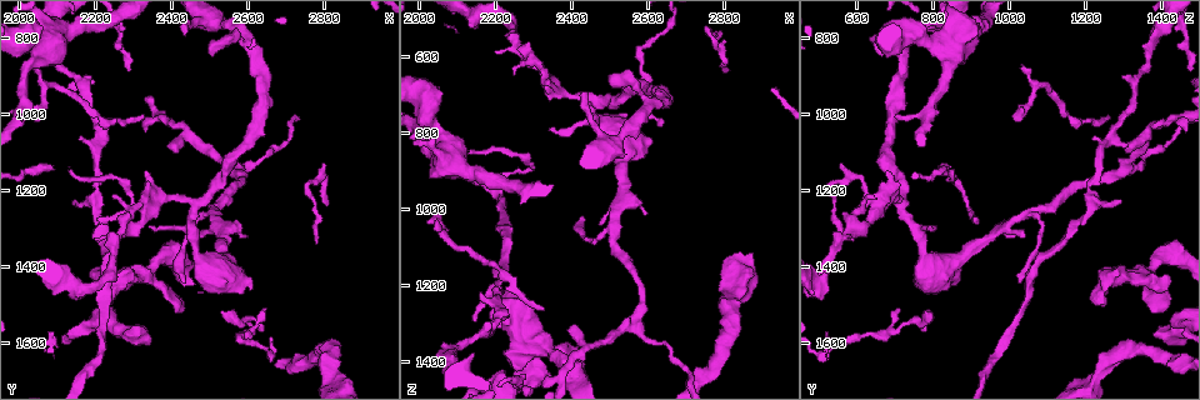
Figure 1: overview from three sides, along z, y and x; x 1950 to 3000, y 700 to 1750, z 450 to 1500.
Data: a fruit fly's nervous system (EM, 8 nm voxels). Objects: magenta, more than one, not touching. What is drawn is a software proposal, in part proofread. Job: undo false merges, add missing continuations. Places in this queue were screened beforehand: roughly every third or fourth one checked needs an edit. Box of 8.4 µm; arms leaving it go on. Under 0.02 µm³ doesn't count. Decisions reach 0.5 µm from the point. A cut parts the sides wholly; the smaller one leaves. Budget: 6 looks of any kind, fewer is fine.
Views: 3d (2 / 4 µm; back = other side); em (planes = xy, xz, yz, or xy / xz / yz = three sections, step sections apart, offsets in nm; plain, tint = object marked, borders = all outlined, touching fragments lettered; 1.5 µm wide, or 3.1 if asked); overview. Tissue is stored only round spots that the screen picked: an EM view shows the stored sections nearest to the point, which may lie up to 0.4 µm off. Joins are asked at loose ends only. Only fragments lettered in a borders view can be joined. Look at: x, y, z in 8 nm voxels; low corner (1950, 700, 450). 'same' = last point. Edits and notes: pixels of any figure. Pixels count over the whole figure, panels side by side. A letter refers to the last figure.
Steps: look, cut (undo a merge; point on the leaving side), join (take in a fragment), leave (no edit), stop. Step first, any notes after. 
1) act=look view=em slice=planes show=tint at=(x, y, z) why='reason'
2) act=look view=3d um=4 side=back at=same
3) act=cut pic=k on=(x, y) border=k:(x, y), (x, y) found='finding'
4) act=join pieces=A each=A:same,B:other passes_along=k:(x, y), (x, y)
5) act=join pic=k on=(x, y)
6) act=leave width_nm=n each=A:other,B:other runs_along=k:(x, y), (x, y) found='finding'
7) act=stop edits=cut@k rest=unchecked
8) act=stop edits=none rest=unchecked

act=look view=em slice=planes show=plain at=(2085, 840, 1375)

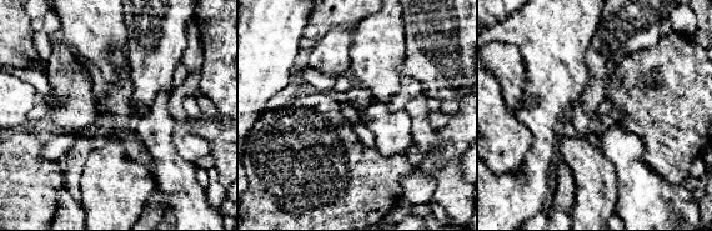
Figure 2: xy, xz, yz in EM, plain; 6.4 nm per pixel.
act=look view=em slice=planes show=borders at=same

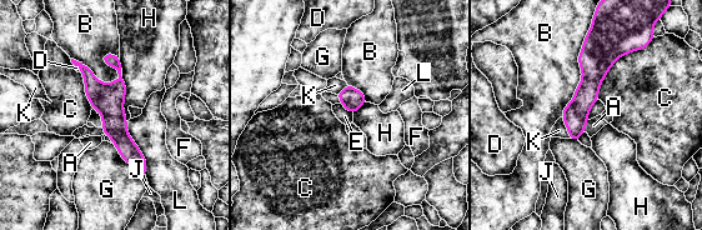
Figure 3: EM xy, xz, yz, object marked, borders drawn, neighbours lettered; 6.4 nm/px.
act=leave width_nm=140 each=A:other,B:other,C:other,D:other,E:other,F:other,G:other,H:other,J:other,K:other,L:other border=3:(597, 99), (586, 119) found='continuous, no second neuron'

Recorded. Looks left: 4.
act=look view=3d um=4 at=(2430, 1505, 1415) why='branch stops here'

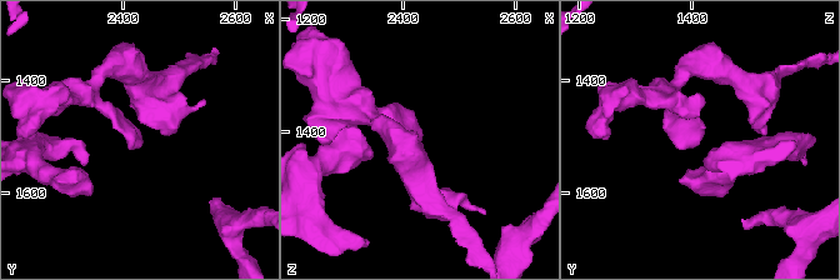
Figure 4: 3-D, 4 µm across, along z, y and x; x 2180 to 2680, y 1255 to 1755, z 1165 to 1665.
act=look view=em slice=yz step=4 show=tint at=(2430, 1510, 1420) why='now the EM'

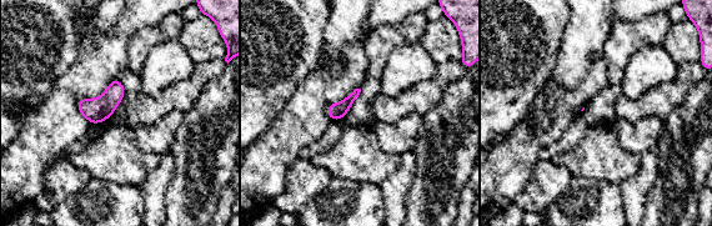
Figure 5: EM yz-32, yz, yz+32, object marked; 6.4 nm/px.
act=look view=em slice=planes show=borders at=same

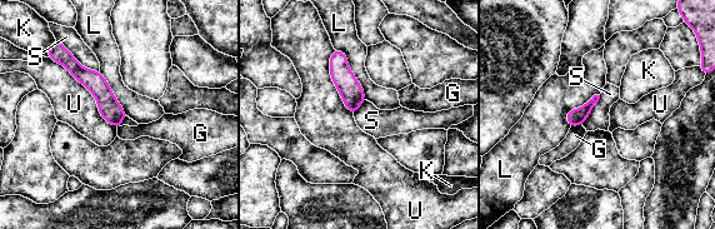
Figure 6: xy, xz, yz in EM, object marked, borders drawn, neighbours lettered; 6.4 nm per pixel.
act=leave longest_contact=U:600nm each=G:other,K:other,L:other,S:other,U:other runs_along=6:(73, 61), (104, 95), (116, 123) found='none of them fits'

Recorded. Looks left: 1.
act=stop edits=none rest=unchecked

